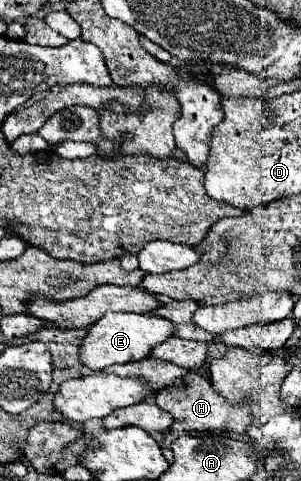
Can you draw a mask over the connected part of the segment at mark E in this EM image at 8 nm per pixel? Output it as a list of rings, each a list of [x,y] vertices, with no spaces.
[[[106,313],[98,323],[88,327],[88,335],[78,347],[78,355],[84,367],[90,371],[102,371],[114,363],[132,363],[148,357],[148,349],[168,339],[174,331],[172,321],[156,315],[136,315],[136,313]]]

